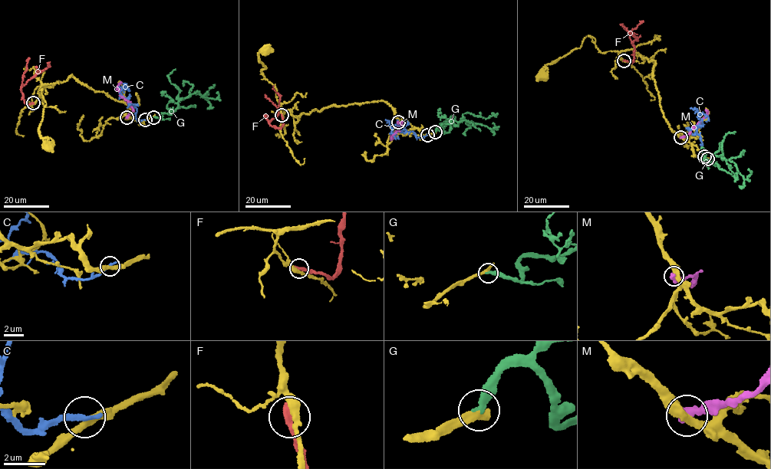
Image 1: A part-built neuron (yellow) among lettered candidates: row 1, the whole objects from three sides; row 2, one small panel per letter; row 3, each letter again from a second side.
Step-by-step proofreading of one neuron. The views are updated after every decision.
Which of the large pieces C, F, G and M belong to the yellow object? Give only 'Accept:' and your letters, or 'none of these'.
Accept: G

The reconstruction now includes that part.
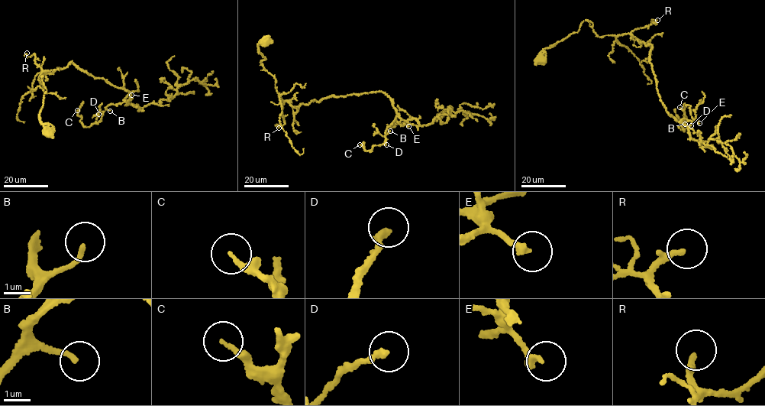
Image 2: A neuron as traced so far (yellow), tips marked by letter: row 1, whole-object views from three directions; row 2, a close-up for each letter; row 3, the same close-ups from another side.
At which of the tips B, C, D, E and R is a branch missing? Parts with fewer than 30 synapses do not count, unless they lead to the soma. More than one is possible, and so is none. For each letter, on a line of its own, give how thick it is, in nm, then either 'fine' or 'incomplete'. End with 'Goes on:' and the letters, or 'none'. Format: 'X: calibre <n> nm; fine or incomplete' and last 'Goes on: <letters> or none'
B: calibre 170 nm; fine
C: calibre 160 nm; fine
D: calibre 240 nm; incomplete
E: calibre 240 nm; fine
R: calibre 200 nm; incomplete
Goes on: D, R

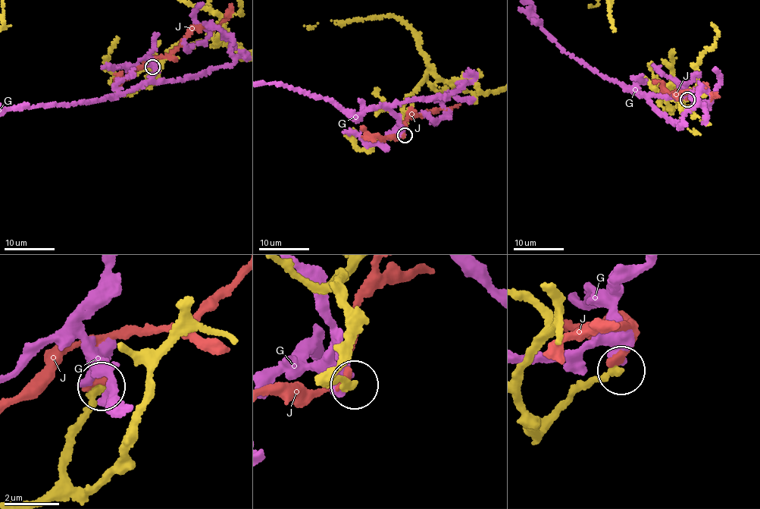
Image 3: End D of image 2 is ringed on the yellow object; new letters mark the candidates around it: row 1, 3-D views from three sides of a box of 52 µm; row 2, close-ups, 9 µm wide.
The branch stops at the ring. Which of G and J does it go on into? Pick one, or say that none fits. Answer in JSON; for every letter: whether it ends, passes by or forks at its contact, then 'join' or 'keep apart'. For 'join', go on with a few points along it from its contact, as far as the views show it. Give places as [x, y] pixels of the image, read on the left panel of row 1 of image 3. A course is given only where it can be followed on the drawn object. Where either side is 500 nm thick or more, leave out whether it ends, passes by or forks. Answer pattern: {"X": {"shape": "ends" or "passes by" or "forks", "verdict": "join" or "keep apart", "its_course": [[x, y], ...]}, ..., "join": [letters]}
{"G": {"shape": "ends", "verdict": "keep apart"}, "J": {"shape": "ends", "verdict": "keep apart"}, "join": []}

